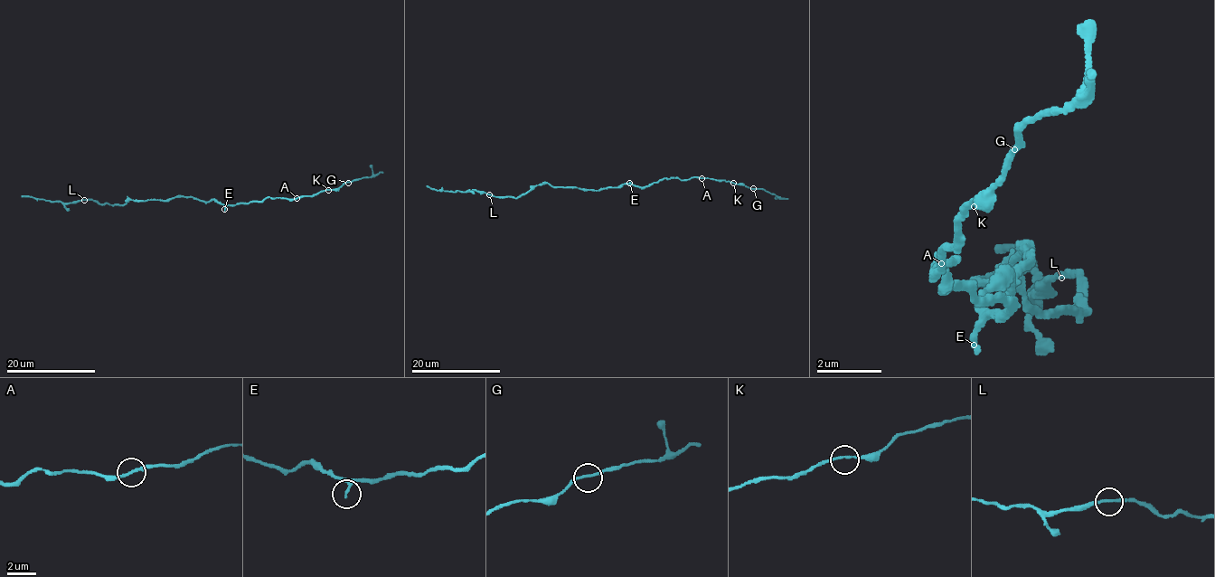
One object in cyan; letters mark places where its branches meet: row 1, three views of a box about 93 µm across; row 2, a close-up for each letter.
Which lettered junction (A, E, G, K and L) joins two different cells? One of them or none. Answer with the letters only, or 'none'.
none

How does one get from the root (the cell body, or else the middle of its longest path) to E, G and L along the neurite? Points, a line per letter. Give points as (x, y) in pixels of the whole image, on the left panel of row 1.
E: (207, 202), (217, 200), (224, 209)
G: (207, 202), (238, 204), (262, 202), (269, 197), (294, 199), (338, 189), (348, 183)
L: (207, 202), (192, 197), (127, 200), (123, 204), (84, 200)

